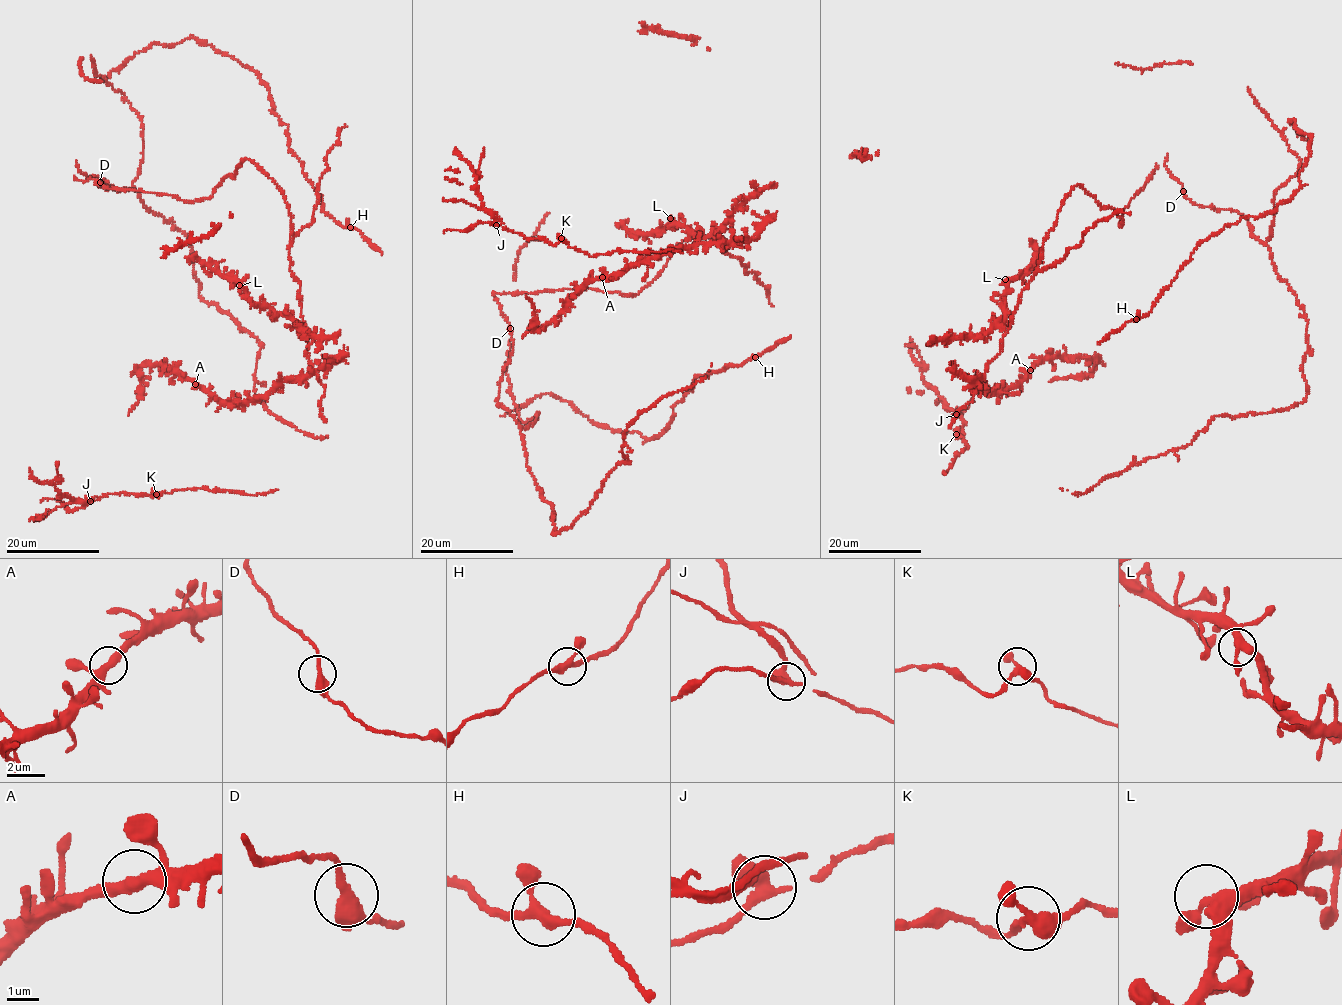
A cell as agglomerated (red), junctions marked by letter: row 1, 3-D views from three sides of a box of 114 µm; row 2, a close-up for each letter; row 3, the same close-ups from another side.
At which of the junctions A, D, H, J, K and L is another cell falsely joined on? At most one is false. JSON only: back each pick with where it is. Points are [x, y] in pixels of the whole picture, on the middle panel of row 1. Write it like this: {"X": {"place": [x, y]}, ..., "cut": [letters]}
{"J": {"place": [496, 225]}, "cut": ["J"]}

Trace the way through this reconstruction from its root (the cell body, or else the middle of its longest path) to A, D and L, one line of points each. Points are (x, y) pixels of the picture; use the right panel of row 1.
A: (1134, 196), (1119, 226), (1083, 187), (1065, 198), (976, 385), (999, 393), (1030, 370)
D: (1134, 196), (1145, 187), (1154, 170), (1165, 166), (1179, 180), (1183, 191)
L: (1134, 196), (1119, 226), (1117, 211), (1073, 187), (1005, 333), (999, 327), (1005, 279)

